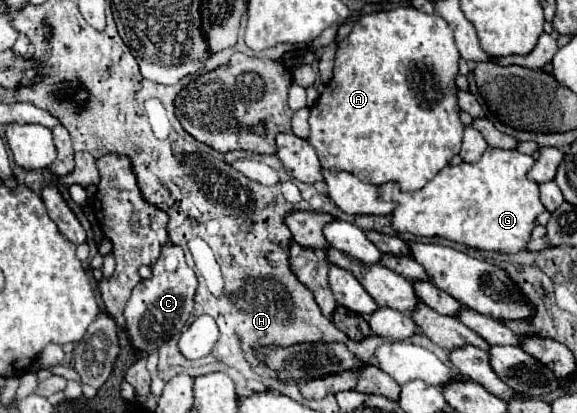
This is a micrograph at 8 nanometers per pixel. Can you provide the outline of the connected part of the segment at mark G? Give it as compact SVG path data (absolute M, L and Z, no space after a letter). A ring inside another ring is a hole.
M489 147L483 153L481 161L447 165L419 191L405 193L397 187L397 183L385 183L379 187L379 193L385 201L397 203L395 213L391 215L393 217L391 223L397 233L413 233L419 237L443 237L443 239L463 243L467 247L483 249L483 251L519 253L527 249L535 221L545 211L541 197L539 197L539 183L527 179L527 171L533 165L535 165L535 159L531 155L519 153L517 149Z

